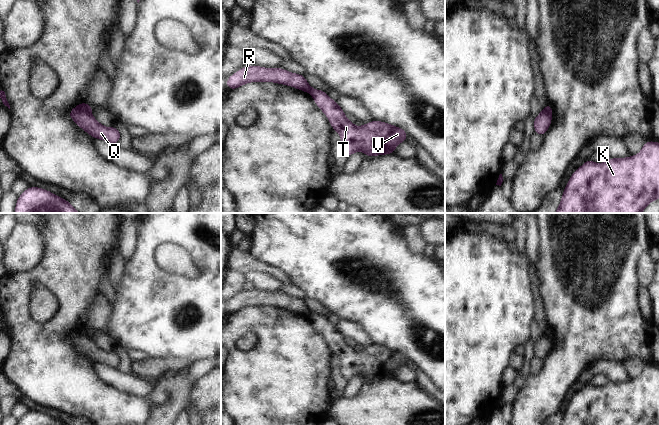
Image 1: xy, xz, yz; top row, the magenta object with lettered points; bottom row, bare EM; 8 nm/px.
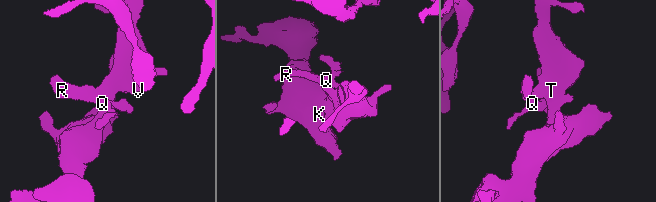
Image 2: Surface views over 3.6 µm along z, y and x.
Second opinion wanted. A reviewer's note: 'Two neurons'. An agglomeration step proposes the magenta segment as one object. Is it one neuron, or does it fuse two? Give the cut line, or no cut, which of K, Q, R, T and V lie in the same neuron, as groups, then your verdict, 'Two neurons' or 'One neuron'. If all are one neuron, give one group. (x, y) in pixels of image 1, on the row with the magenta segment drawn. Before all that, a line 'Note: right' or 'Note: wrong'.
Note: right
Split along xz (312, 88), (309, 92). Groups: K T V / Q R. Two neurons.

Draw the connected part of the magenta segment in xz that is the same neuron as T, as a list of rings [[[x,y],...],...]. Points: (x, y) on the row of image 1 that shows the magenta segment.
[[[312,88],[309,94],[327,116],[333,130],[341,136],[341,149],[346,157],[362,151],[367,157],[394,154],[400,142],[406,142],[408,134],[404,129],[386,122],[373,122],[356,127],[345,117],[345,112],[323,90]]]

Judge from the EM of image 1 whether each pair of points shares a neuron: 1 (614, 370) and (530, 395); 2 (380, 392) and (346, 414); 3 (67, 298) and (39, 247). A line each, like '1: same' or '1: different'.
1: different
2: same
3: different

